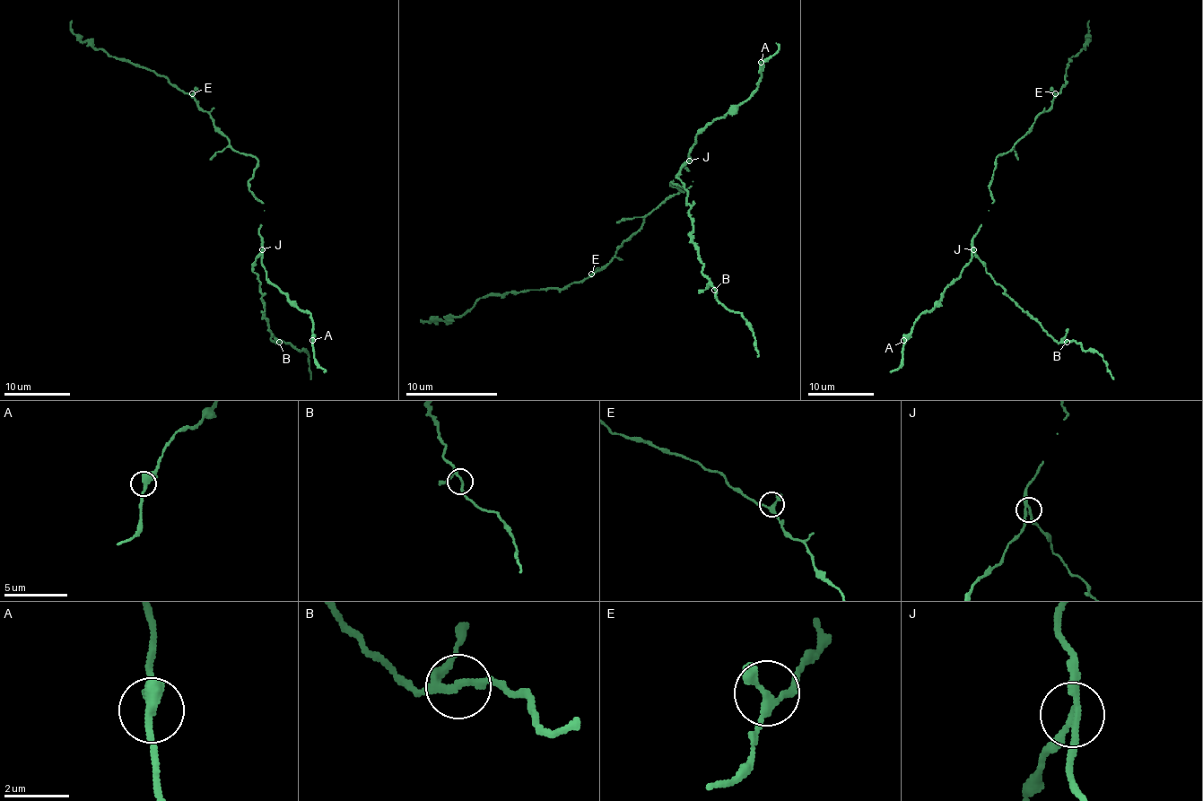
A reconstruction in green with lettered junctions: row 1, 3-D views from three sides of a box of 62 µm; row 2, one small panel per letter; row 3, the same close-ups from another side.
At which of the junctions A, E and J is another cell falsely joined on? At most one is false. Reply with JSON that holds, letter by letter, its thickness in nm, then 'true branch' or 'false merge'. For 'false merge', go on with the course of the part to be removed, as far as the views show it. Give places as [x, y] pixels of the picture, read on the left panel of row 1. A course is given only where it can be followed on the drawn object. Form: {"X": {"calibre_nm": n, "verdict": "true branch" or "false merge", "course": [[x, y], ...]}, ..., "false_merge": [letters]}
{"A": {"calibre_nm": 320, "verdict": "true branch"}, "E": {"calibre_nm": 200, "verdict": "true branch"}, "J": {"calibre_nm": 200, "verdict": "false merge", "course": [[261, 249], [253, 271], [263, 294], [267, 330], [274, 342], [286, 342], [304, 350], [309, 356], [310, 379]]}, "false_merge": ["J"]}

